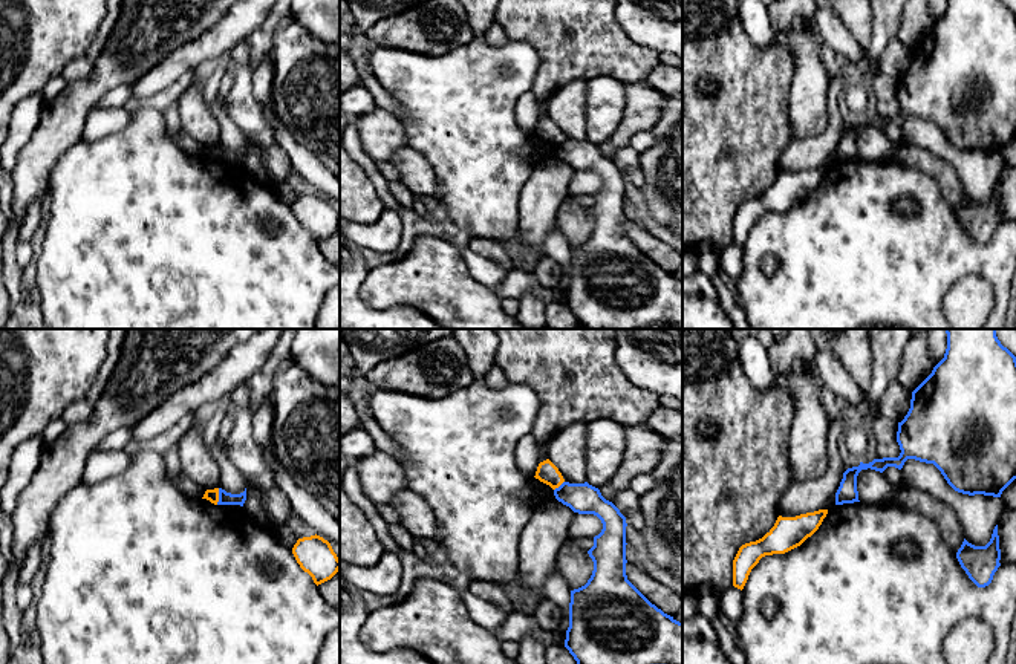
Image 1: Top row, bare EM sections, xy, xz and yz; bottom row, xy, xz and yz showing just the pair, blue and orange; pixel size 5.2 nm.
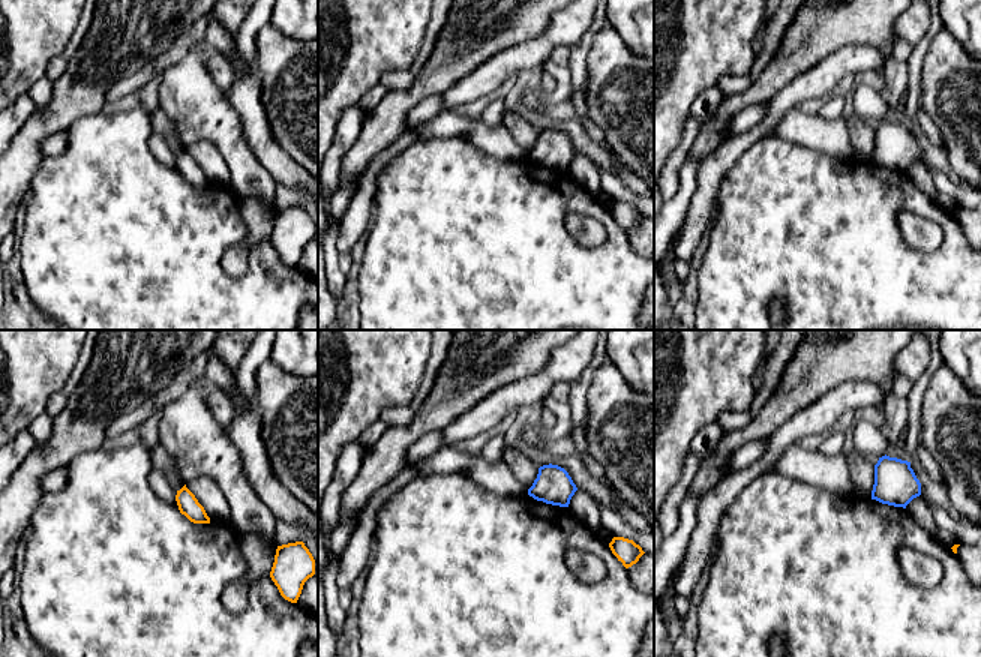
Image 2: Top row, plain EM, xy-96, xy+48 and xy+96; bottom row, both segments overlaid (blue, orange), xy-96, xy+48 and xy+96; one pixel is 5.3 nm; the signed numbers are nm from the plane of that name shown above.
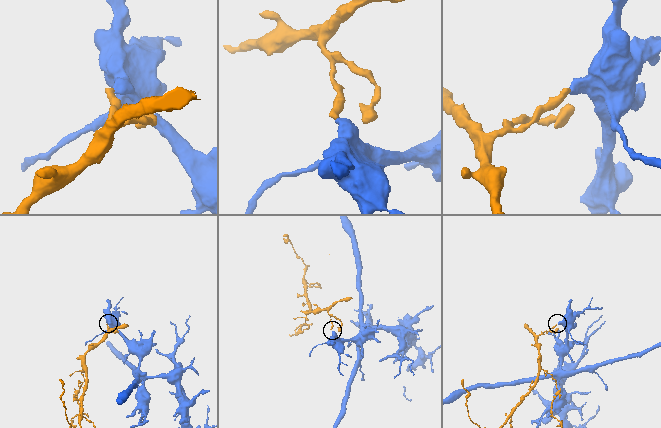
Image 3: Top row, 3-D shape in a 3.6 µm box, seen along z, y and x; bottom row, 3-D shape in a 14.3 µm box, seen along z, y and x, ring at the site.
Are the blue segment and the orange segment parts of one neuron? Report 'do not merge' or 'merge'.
do not merge

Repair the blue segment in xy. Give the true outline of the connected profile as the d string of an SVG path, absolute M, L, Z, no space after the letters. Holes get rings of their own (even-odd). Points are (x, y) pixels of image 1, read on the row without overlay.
M219 145L217 162L240 162L240 164L243 164L245 158L246 158L246 145L240 151L231 151L231 150L226 150L225 147Z

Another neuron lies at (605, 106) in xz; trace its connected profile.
M612 76L586 81L586 139L595 145L606 142L623 119L626 84Z

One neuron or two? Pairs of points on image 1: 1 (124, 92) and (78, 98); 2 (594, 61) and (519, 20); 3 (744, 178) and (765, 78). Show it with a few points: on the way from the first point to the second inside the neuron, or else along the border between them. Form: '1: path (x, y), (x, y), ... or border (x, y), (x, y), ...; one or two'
1: border (129, 83), (113, 87), (97, 106); two
2: path (576, 43), (565, 39), (547, 20), (537, 20); one
3: path (744, 153), (744, 124), (750, 103); one

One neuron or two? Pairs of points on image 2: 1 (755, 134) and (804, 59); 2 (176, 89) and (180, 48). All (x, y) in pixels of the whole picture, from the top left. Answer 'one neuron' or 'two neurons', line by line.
1: two neurons
2: two neurons

